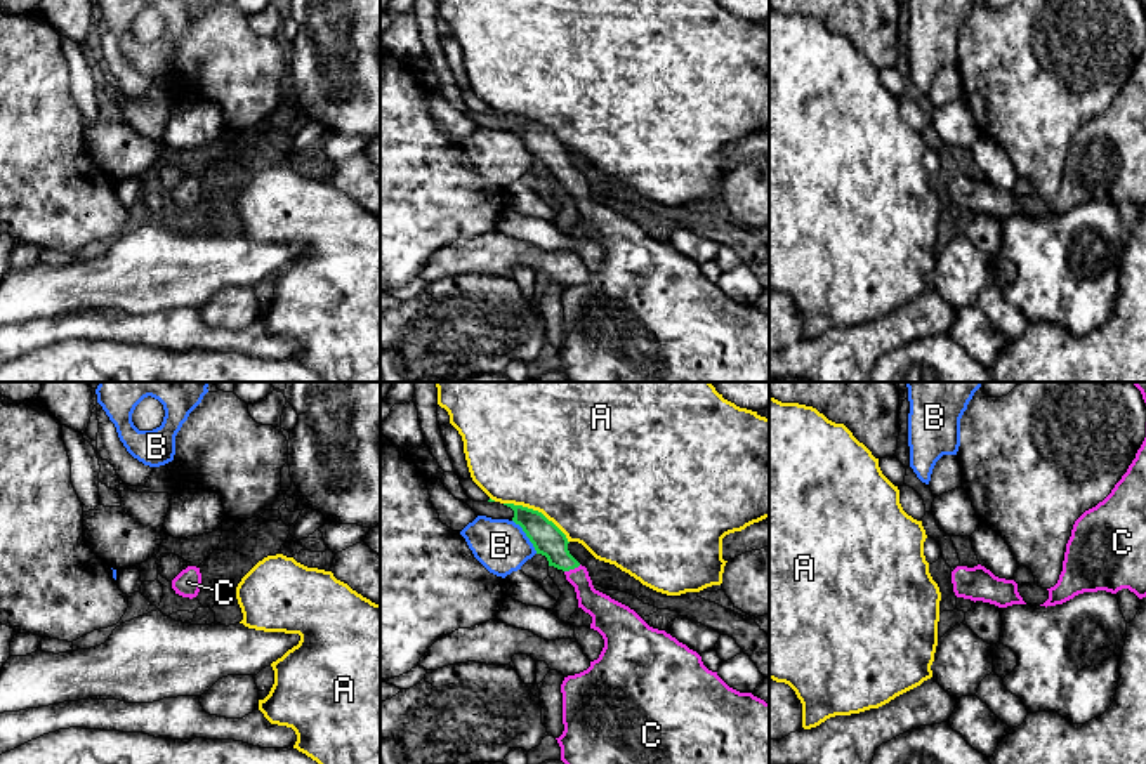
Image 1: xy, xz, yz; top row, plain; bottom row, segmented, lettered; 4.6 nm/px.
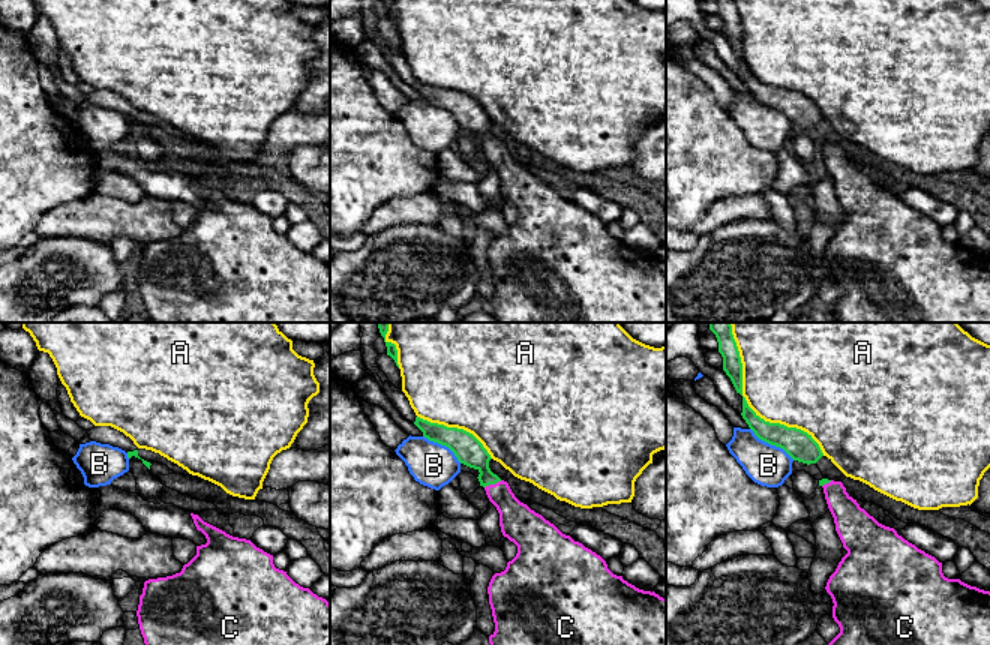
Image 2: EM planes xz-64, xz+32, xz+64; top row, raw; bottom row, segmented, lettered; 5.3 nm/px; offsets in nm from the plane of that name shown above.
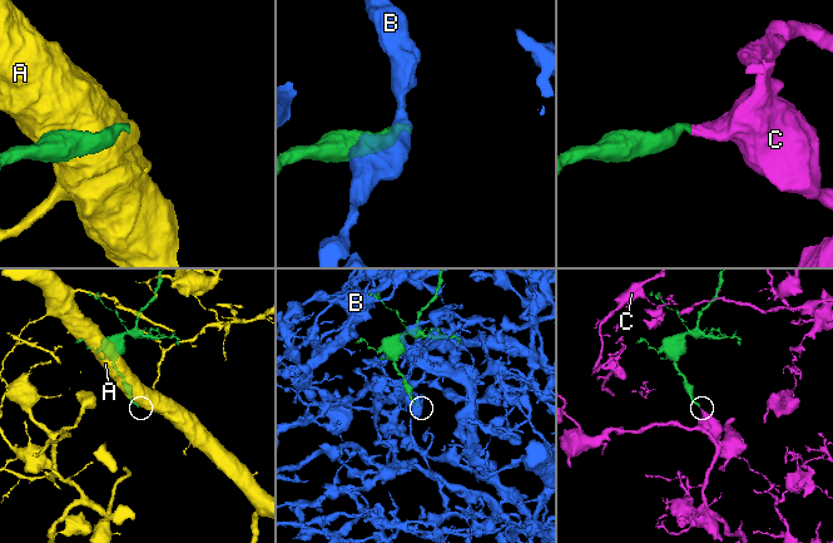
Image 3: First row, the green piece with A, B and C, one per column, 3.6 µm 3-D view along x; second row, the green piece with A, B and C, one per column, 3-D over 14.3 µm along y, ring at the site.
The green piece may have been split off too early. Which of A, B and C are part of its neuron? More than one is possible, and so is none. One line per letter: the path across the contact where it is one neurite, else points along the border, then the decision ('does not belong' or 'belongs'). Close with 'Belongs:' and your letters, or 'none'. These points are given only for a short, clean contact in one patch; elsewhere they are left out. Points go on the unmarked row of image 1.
A: does not belong
B: does not belong
C: runs through xz (547, 150), (572, 179), (586, 204), (603, 221); belongs
Belongs: C

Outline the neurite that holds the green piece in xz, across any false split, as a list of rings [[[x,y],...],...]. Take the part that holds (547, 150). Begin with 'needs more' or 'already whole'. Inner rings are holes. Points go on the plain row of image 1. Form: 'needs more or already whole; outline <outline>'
needs more; outline [[[504,115],[514,122],[512,132],[523,139],[530,153],[533,155],[537,165],[547,168],[549,177],[563,181],[566,191],[575,198],[578,219],[592,227],[590,240],[597,241],[604,250],[604,259],[597,271],[590,273],[590,278],[580,285],[564,288],[561,295],[563,304],[563,335],[564,342],[557,351],[561,358],[561,372],[571,382],[769,382],[769,314],[754,307],[752,304],[740,304],[729,299],[717,283],[708,281],[701,267],[689,260],[686,255],[679,254],[675,248],[667,245],[665,241],[658,241],[649,238],[634,221],[629,217],[611,210],[609,207],[594,200],[592,191],[585,177],[582,177],[568,161],[566,146],[549,132],[542,123],[514,116]]]

